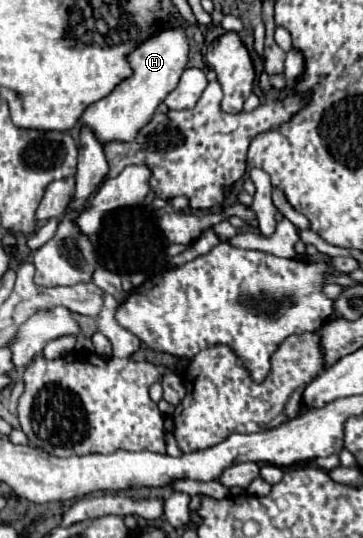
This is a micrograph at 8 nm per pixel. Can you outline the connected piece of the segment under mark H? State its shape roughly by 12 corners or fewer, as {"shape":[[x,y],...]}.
{"shape":[[172,19],[128,61],[134,75],[80,119],[102,145],[134,141],[188,63]]}

